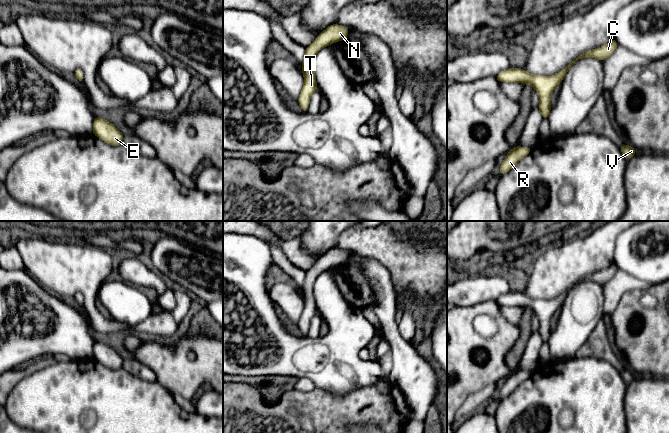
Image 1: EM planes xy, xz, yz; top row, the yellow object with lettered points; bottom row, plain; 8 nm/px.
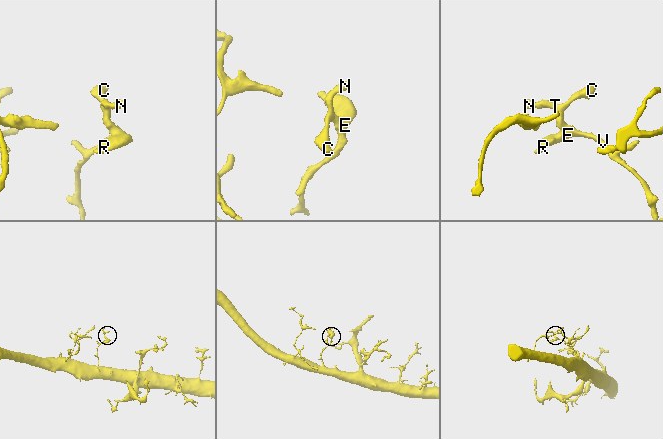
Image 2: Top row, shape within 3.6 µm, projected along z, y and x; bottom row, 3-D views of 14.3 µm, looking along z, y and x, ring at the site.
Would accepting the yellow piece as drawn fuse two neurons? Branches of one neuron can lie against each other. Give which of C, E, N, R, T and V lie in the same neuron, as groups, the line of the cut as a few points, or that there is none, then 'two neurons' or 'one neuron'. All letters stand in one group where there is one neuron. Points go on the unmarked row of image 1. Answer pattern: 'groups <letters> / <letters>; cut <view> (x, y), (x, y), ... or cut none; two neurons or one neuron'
groups C E N R T V; cut none; one neuron

